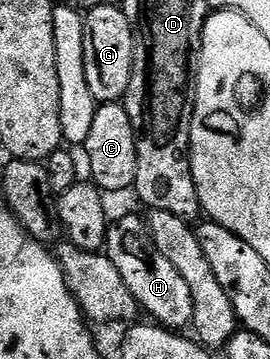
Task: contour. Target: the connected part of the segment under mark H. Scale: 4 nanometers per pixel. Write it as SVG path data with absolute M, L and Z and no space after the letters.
M122 217L118 222L111 224L106 230L106 247L104 250L110 262L120 271L120 279L132 291L139 310L146 313L151 322L157 323L164 329L182 331L193 322L192 291L188 291L188 283L180 276L180 271L164 259L164 254L156 248L152 240L147 218Z

